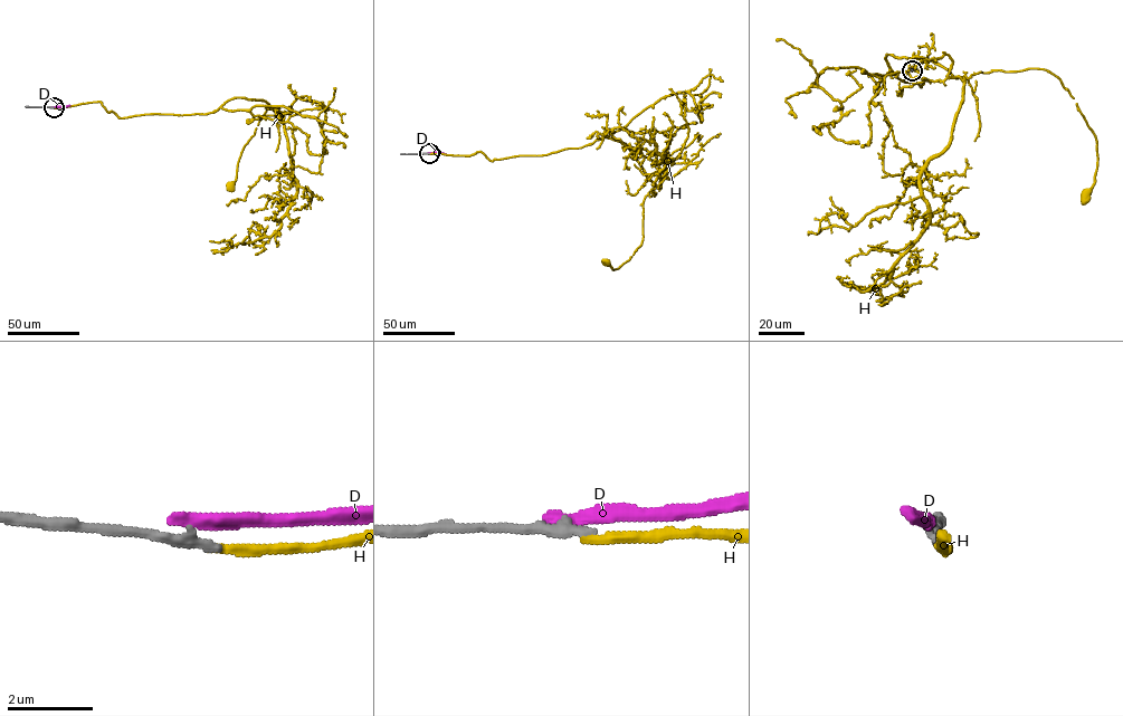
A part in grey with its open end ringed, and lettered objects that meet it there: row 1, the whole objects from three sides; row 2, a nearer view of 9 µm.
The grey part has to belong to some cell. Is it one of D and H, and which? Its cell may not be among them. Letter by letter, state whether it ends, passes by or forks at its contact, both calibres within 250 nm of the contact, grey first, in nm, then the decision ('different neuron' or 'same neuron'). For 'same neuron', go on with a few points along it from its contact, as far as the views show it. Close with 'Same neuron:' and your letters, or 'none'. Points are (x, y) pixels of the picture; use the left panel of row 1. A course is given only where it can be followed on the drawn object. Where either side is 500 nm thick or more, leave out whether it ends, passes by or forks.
D: it ends | 280/400 nm | different neuron
H: it ends | 260/220 nm | same neuron | via (53, 107), (100, 102), (124, 117), (207, 114), (231, 98), (264, 101), (281, 113), (267, 106), (230, 185)
Same neuron: H

